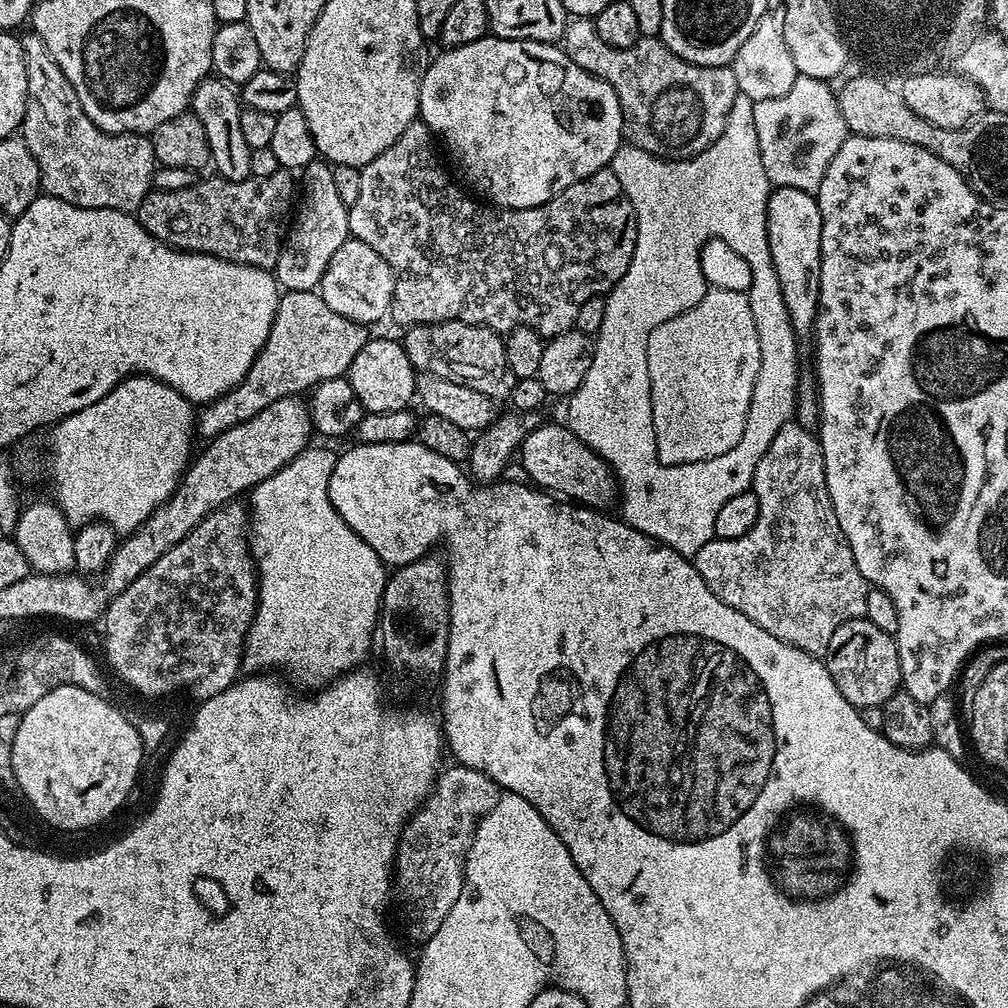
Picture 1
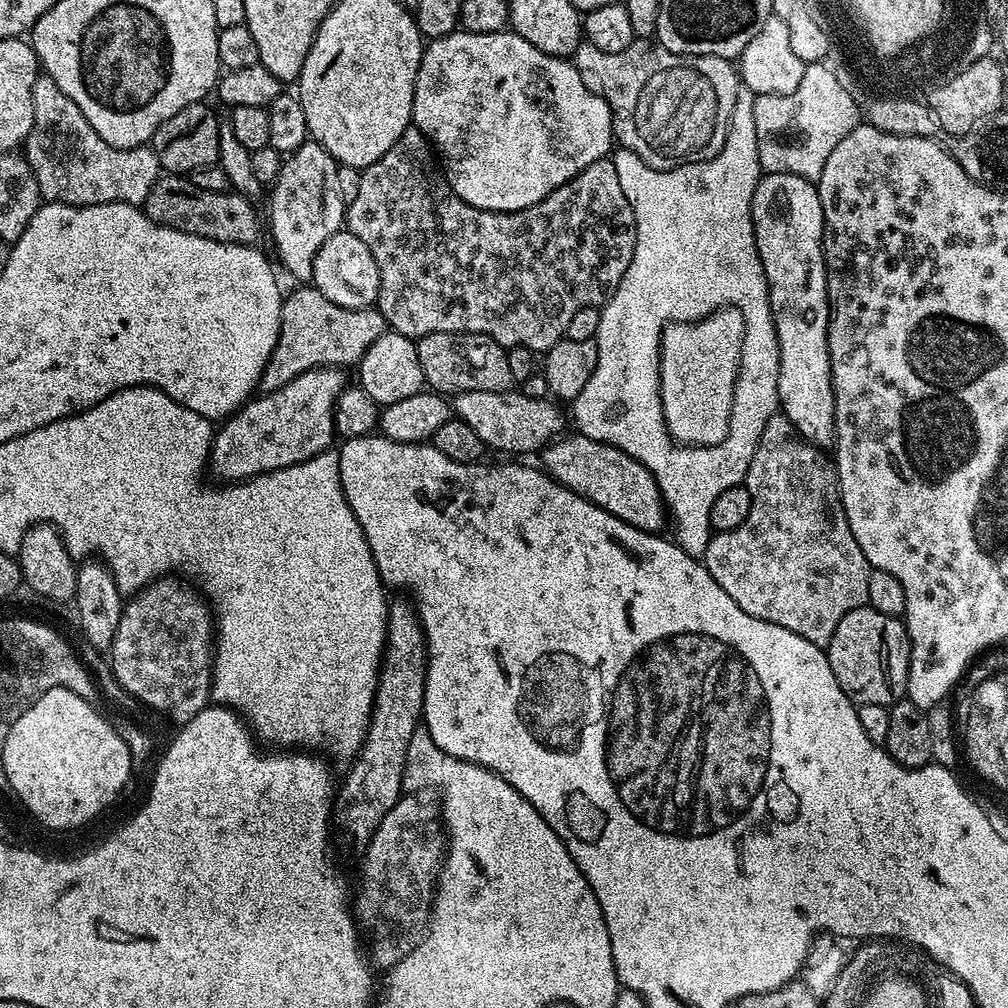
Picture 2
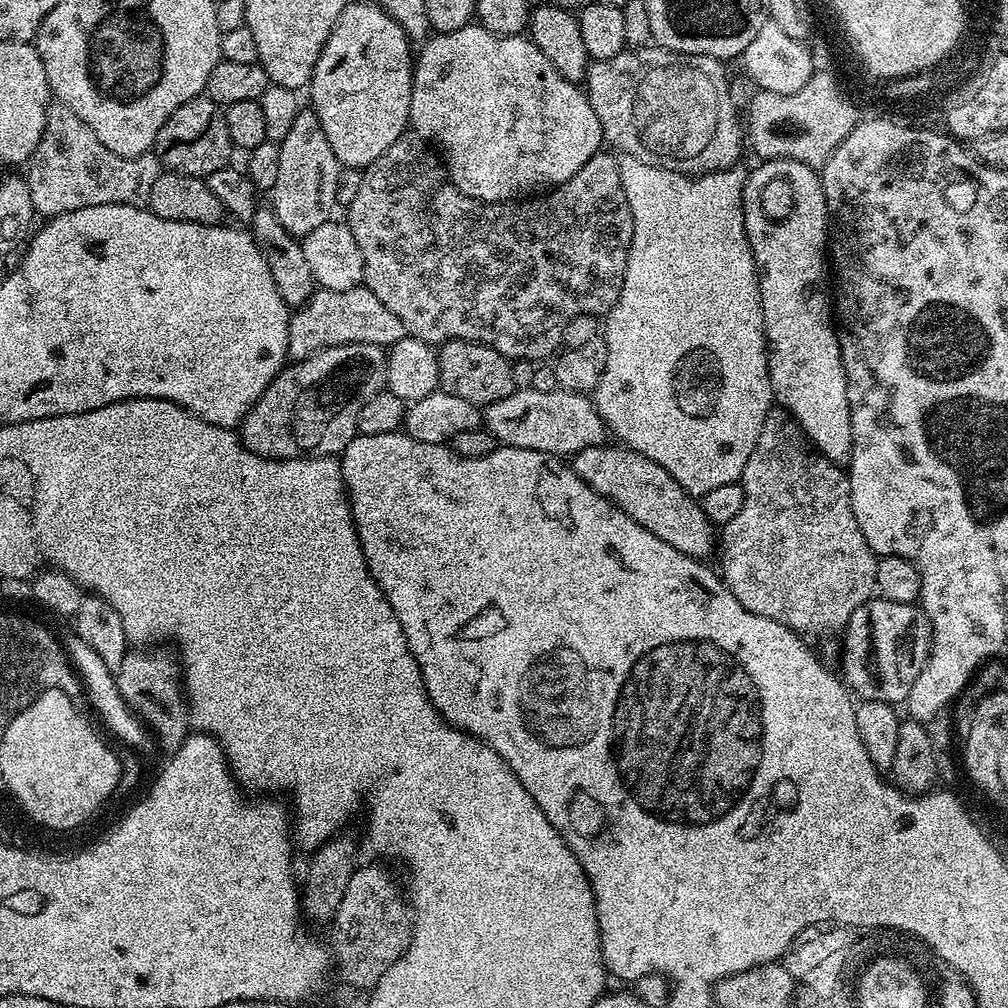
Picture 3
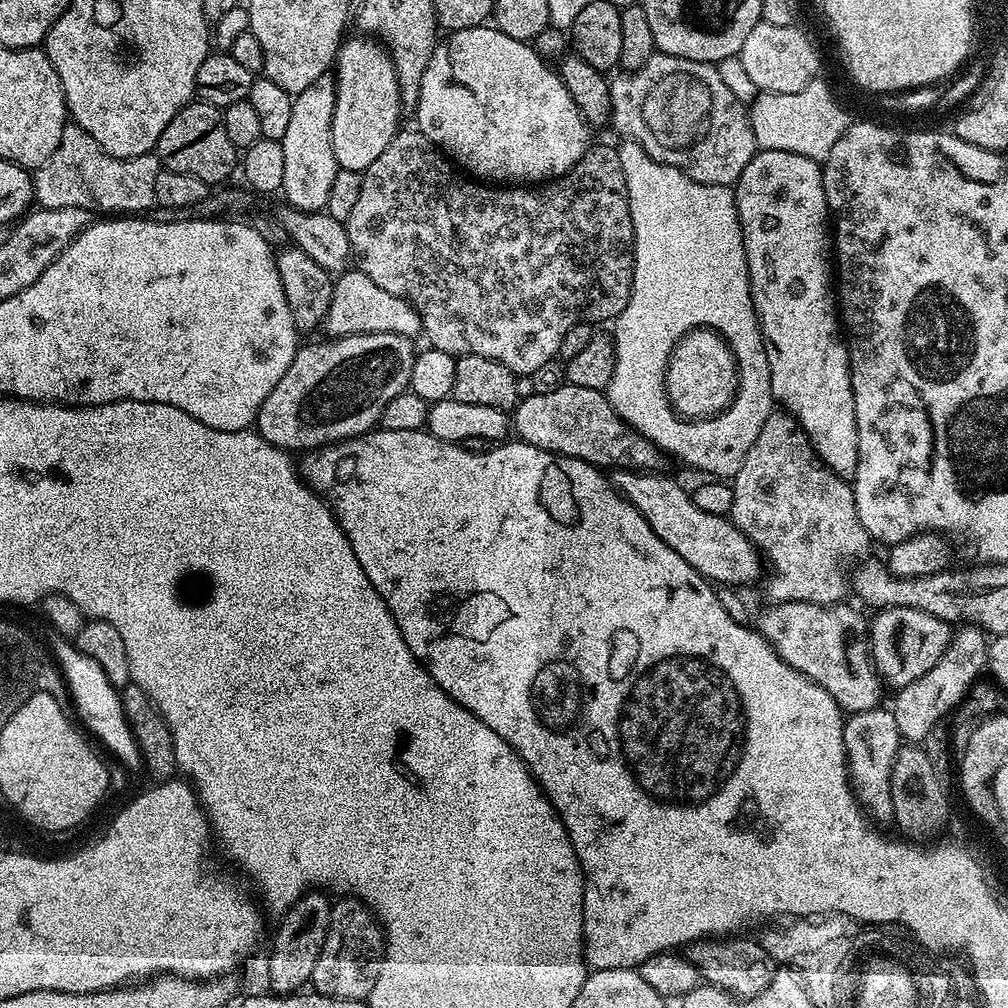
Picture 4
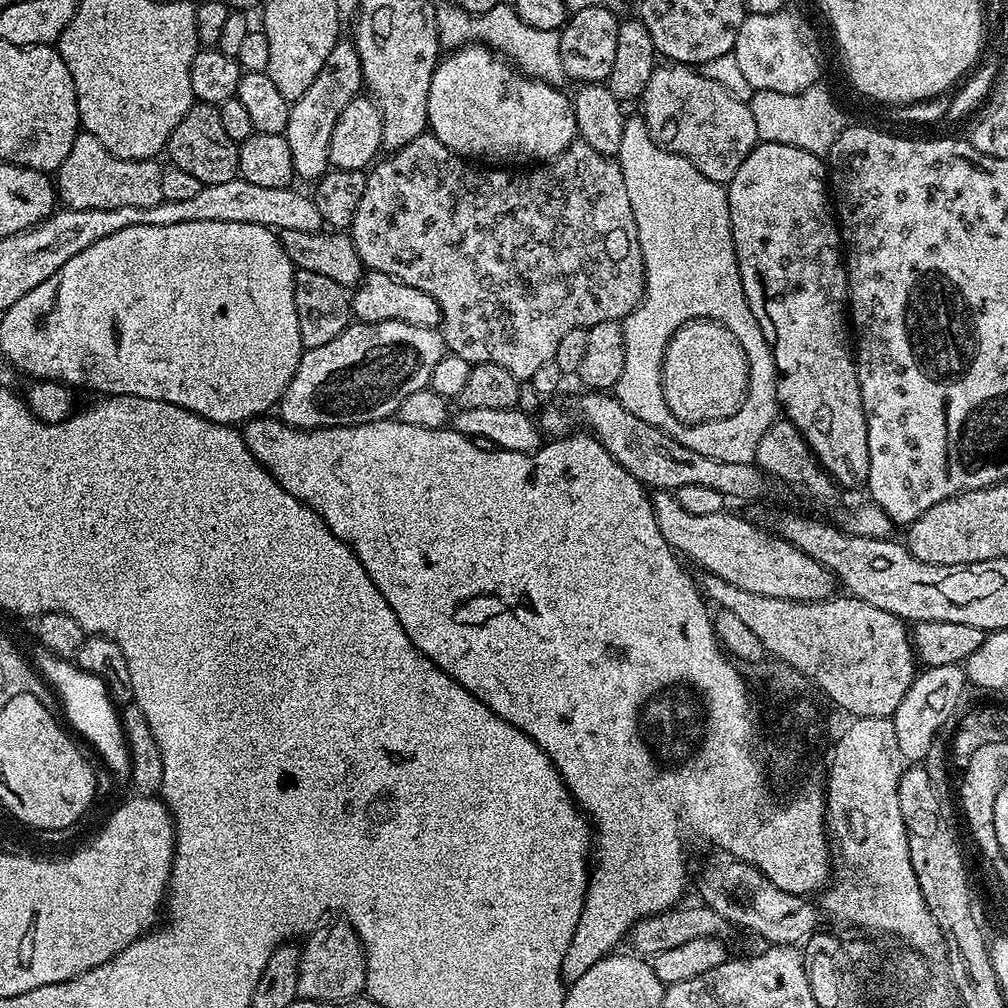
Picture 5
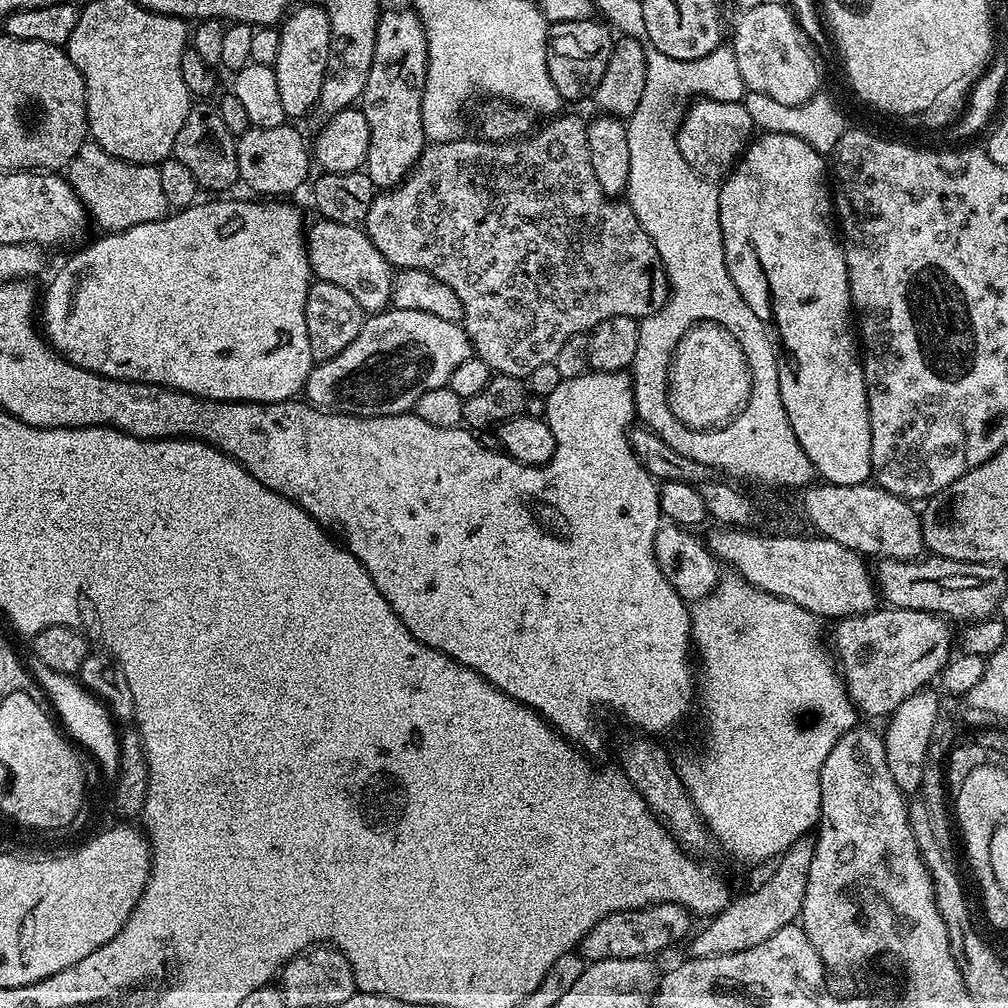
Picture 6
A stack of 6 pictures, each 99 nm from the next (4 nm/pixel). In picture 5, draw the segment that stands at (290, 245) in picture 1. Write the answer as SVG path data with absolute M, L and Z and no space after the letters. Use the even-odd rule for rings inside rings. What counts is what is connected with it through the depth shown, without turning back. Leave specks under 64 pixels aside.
M342 38L334 50L330 50L330 58L326 58L326 66L318 70L318 78L314 78L310 90L290 104L290 122L284 135L288 138L290 156L294 158L294 170L299 179L315 182L329 171L330 134L334 134L334 122L338 122L338 114L350 106L354 97L361 95L364 87L364 71L358 50L351 39Z

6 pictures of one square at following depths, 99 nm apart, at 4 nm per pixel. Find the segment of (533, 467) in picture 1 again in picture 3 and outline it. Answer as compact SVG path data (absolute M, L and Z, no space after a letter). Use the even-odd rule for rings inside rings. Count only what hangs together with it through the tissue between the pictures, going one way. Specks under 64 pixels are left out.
M605 442L576 453L571 457L570 466L578 474L578 478L586 482L586 486L593 488L602 498L617 504L627 516L634 518L634 522L638 522L638 526L650 530L654 538L662 538L666 546L674 546L674 550L697 558L708 558L704 556L710 555L711 552L713 555L718 544L714 525L706 518L706 514L702 514L699 503L689 496L688 491L666 470L662 470L658 462L646 458L646 454L638 454L638 450L630 450L616 442Z

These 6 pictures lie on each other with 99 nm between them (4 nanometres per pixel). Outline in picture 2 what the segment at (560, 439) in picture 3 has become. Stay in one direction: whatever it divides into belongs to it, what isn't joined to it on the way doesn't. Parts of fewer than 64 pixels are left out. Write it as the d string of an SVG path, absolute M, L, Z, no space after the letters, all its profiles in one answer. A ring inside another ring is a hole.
M470 390L455 393L454 396L455 419L466 422L466 426L471 426L489 449L497 448L500 452L539 453L557 439L565 428L564 420L555 406L557 407L551 399L526 398L526 394L519 390L511 392Z

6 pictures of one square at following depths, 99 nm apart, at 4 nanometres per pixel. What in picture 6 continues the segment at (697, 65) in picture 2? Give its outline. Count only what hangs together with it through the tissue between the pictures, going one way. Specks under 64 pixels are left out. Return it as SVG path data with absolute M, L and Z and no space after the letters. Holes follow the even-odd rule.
M700 98L693 103L683 115L683 124L676 133L676 145L690 162L690 166L695 170L703 180L713 182L723 181L724 177L736 167L737 160L744 154L745 148L748 147L754 136L754 129L750 122L750 114L743 103L714 101Z

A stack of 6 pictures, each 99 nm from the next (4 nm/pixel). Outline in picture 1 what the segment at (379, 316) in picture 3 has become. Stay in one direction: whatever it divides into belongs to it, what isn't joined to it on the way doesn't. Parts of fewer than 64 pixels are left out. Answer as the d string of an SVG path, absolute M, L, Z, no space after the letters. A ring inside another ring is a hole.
M319 291L284 292L270 326L270 334L258 358L254 358L246 378L242 378L240 385L231 388L224 396L199 409L194 420L195 431L199 435L201 432L205 441L210 441L230 430L230 426L238 426L254 418L254 414L266 410L266 406L278 402L278 398L300 396L317 384L345 375L354 358L358 358L358 350L366 346L369 338L370 332L365 325L342 318L342 314L334 314Z

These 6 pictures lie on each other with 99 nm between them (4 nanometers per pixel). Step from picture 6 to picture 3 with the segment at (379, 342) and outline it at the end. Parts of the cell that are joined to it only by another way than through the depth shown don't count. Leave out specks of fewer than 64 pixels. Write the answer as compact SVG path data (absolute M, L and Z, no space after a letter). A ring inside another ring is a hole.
M343 344L342 346L330 346L329 348L324 348L321 352L312 353L305 360L297 360L289 363L280 369L280 372L270 382L270 386L266 386L262 398L258 398L256 405L240 421L238 425L240 441L251 452L259 456L265 456L268 460L296 460L300 456L339 457L343 453L346 445L358 435L356 423L358 422L358 413L362 411L362 406L366 406L366 402L370 402L370 398L374 398L374 394L385 391L387 365L388 353L385 349L379 348L377 344Z

